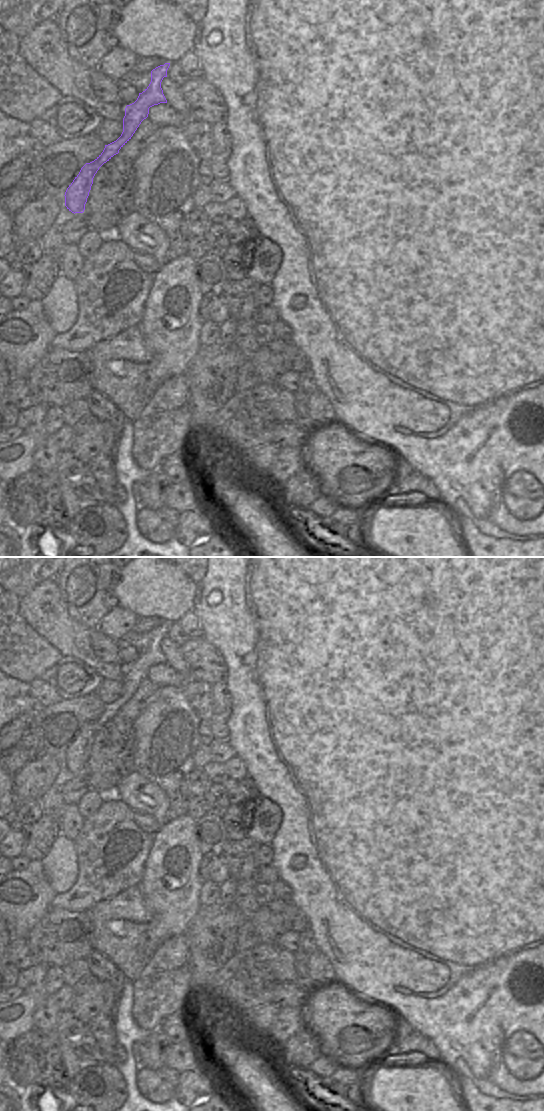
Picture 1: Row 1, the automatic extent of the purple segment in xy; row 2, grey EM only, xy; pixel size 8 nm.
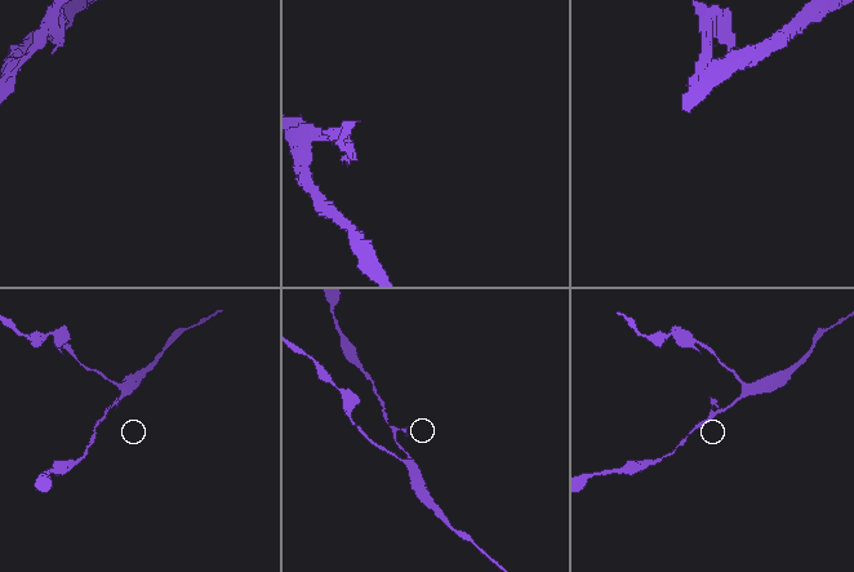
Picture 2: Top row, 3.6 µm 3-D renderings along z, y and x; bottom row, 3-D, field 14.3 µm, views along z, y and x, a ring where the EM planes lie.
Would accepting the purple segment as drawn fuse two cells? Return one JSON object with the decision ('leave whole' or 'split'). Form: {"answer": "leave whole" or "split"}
{"answer": "leave whole"}

